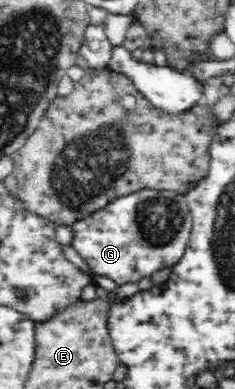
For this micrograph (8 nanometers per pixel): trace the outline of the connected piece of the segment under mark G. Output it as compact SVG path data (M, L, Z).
M141 190L117 198L101 212L71 226L71 246L97 276L107 276L118 286L150 278L161 268L172 268L186 249L192 232L192 216L182 193Z

